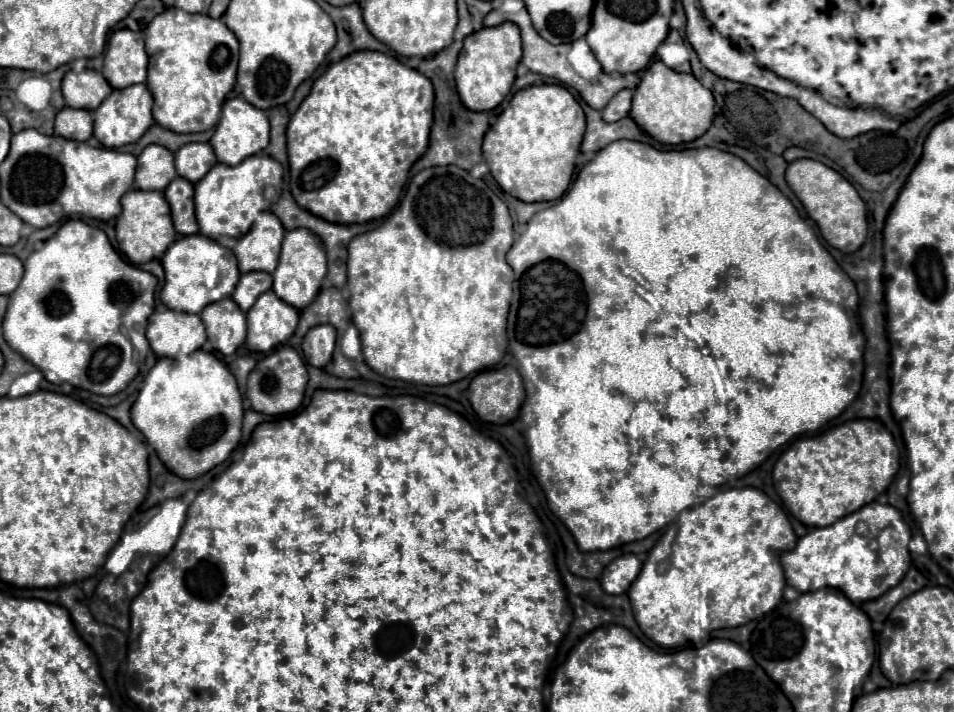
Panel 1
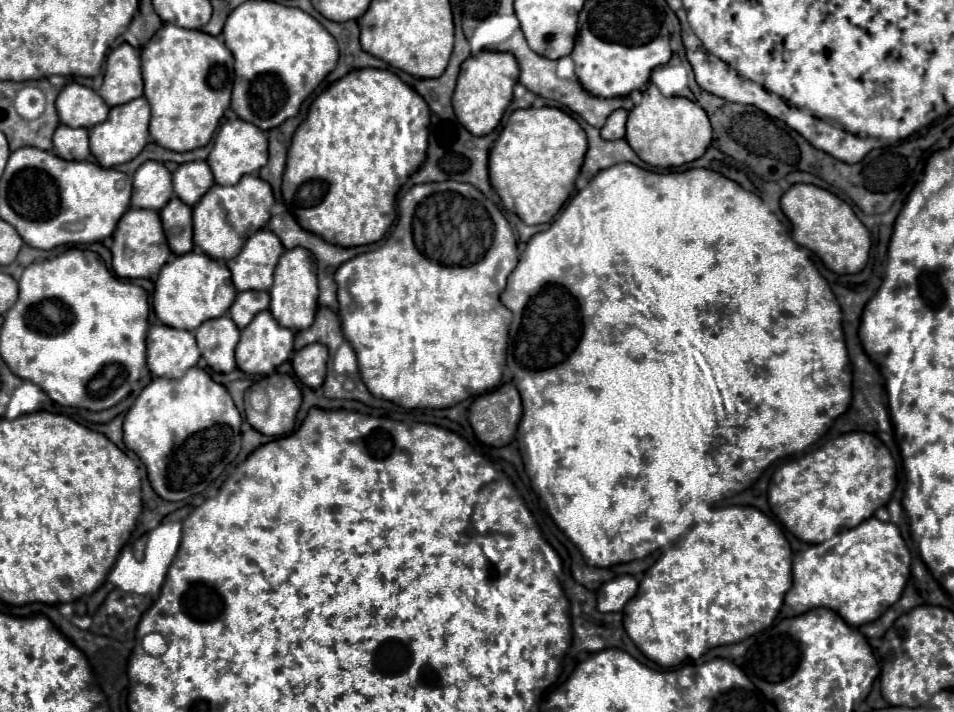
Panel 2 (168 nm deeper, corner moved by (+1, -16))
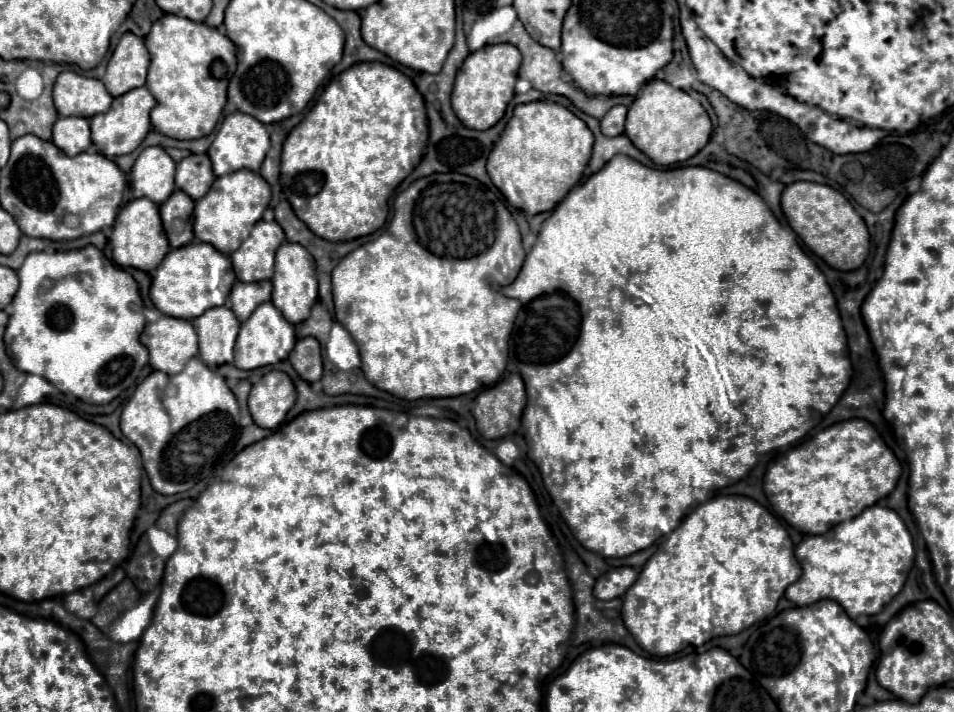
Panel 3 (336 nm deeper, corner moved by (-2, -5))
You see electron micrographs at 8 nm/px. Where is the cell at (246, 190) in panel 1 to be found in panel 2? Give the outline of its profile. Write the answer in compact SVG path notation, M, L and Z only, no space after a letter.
M244 176L236 186L214 184L206 196L194 206L194 244L216 260L230 260L242 244L270 220L270 208L274 206L274 194L266 180L260 176Z

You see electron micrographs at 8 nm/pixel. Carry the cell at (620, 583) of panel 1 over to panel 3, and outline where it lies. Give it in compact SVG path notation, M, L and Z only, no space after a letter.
M617 567L597 579L593 587L593 595L603 601L623 597L635 579L637 579L637 571L633 567Z

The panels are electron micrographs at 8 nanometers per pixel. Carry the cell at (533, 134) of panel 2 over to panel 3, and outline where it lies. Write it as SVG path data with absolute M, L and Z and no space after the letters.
M533 101L517 105L501 141L493 147L487 173L509 205L527 215L551 211L581 179L593 149L593 133L567 107Z

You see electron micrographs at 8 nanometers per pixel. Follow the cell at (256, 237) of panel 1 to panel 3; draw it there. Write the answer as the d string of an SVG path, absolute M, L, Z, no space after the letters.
M259 221L253 227L251 235L241 243L241 247L231 253L237 279L243 283L271 279L275 251L283 239L285 233L275 221Z

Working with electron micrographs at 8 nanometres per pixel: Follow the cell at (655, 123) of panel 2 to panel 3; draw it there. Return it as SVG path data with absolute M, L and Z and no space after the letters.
M651 79L643 85L639 97L629 107L625 123L625 137L629 137L633 145L637 145L637 149L641 149L655 165L675 165L687 161L707 145L711 131L711 119L701 103L685 91L659 79Z

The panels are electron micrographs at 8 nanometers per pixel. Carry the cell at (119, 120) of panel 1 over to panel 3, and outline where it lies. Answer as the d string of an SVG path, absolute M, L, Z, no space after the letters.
M137 87L121 97L113 99L113 105L107 113L101 115L93 115L89 119L91 123L91 139L95 143L95 147L107 155L107 157L115 157L115 155L127 155L131 151L135 151L141 141L145 139L145 135L151 129L151 121L149 121L149 113L155 107L155 99L153 95L147 91L147 87Z

